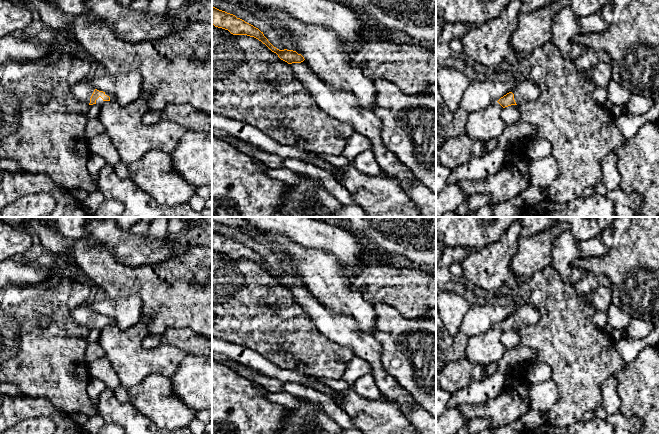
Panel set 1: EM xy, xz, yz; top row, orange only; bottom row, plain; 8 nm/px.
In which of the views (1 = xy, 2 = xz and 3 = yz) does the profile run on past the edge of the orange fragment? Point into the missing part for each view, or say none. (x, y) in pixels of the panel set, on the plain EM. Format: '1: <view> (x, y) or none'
1: xy (83, 314)
2: xz (342, 329)
3: yz (524, 315)

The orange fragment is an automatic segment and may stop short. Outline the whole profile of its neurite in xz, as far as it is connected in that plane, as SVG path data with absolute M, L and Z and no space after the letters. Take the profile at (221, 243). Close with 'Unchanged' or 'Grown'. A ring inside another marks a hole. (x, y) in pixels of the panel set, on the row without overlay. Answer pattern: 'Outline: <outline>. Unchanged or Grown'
Outline: M212 230L212 249L228 254L233 259L247 259L265 268L278 281L287 286L295 300L314 321L318 330L331 341L350 347L355 356L366 360L383 397L396 403L418 434L436 434L436 417L424 409L413 396L382 366L381 345L373 335L358 328L350 315L340 314L324 307L308 290L301 278L293 274L274 271L258 252L235 239Z. Grown

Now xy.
Outline: M83 303L76 307L72 311L71 315L77 324L89 329L97 328L101 330L106 325L113 323L113 320L111 318L95 313L87 303Z. Grown

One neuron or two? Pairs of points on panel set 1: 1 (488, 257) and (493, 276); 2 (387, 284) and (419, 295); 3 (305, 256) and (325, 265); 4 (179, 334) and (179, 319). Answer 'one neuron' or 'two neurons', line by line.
1: one neuron
2: one neuron
3: one neuron
4: two neurons

